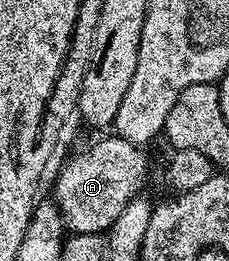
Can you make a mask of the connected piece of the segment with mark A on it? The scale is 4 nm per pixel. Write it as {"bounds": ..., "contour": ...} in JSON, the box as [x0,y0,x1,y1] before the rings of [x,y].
{"bounds":[52,133,149,235],"contour":[[[113,133],[110,139],[101,139],[89,147],[89,152],[81,151],[65,163],[65,168],[57,175],[57,184],[53,187],[52,198],[61,211],[66,228],[75,235],[101,235],[122,213],[132,198],[146,190],[145,178],[149,175],[149,159],[138,144],[127,141],[123,136]]]}

